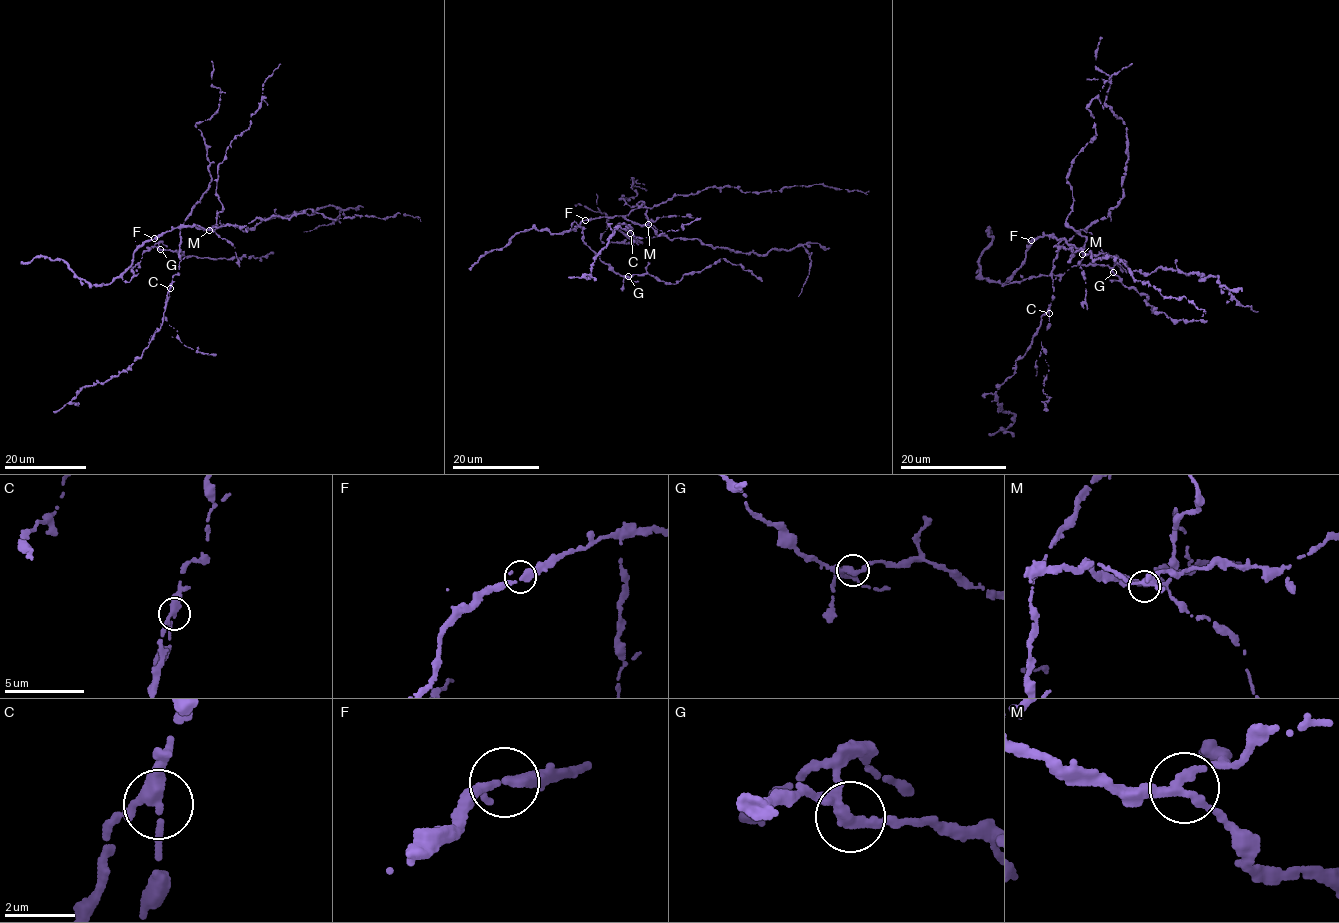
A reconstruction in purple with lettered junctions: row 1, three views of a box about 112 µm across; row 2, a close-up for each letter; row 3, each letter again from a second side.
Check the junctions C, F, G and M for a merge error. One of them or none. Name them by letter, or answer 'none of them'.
C

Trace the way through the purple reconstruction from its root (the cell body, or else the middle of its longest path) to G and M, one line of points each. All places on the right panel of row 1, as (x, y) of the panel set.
G: (1032, 242), (1028, 240), (1024, 264), (1002, 286), (1033, 277), (1060, 276), (1076, 265), (1106, 265), (1113, 272)
M: (1032, 242), (1048, 235), (1064, 239), (1082, 254)

